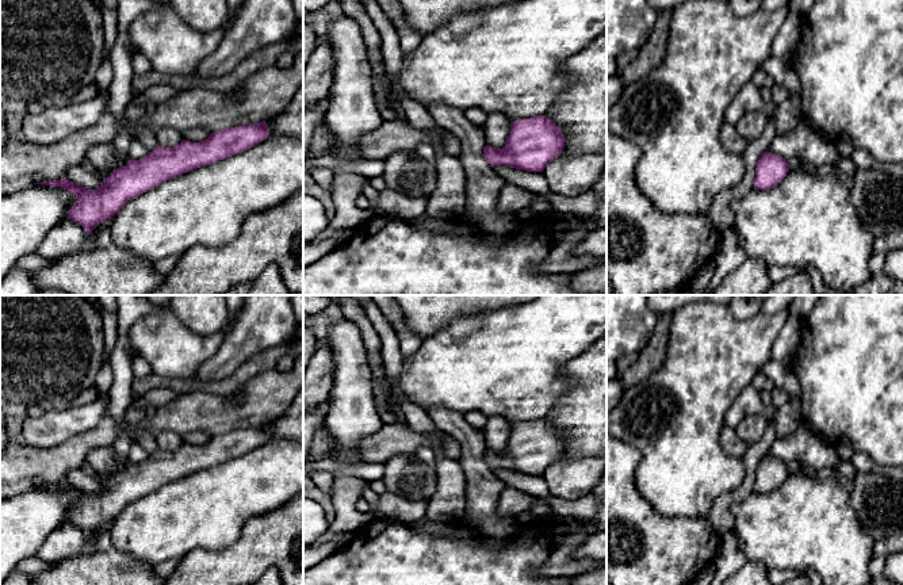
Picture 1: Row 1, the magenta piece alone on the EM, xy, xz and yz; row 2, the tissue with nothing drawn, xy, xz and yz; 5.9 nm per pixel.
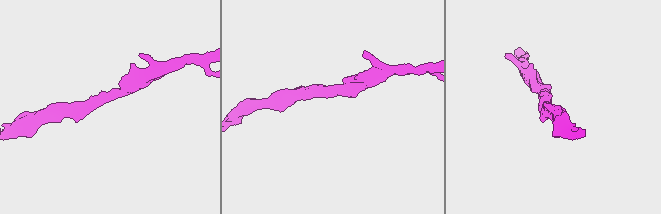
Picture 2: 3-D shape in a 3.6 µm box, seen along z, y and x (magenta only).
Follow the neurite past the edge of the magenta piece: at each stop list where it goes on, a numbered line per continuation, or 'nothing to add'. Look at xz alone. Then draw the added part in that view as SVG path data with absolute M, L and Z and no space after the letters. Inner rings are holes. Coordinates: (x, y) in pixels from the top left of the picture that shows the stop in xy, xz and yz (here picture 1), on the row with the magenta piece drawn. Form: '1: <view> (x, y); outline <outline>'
nothing to add

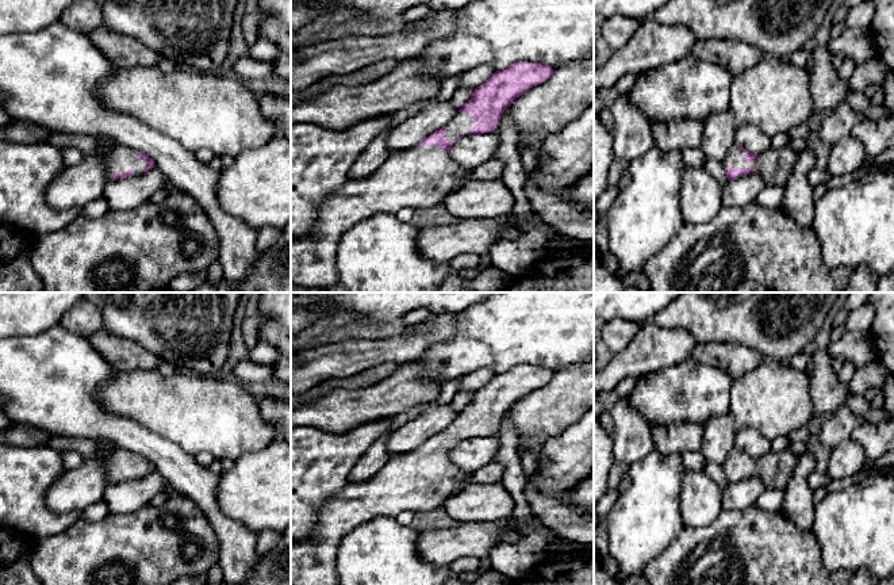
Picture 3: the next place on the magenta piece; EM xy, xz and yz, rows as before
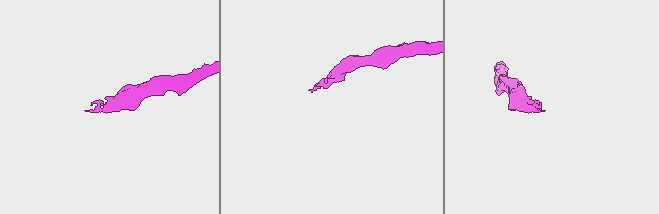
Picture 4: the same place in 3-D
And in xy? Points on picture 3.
1: xy (121, 159); outline M123 145L112 146L110 154L105 158L105 168L108 175L126 173L133 171L133 176L139 176L149 164L138 156L138 152Z

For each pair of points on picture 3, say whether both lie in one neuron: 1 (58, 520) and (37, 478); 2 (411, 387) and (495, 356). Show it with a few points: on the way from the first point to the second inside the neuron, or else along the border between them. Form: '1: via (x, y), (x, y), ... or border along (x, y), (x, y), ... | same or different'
1: via (46, 515), (37, 505), (37, 490) | same
2: border along (415, 362), (424, 366), (428, 378), (442, 383) | different

